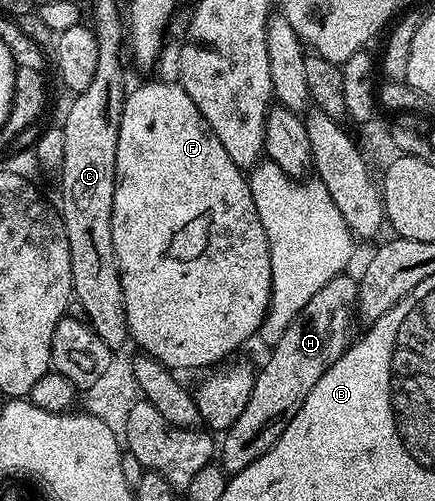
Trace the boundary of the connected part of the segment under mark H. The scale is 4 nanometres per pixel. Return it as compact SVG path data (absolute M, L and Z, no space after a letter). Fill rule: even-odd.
M351 273L339 274L326 288L320 288L302 308L302 312L292 321L290 328L271 347L272 355L264 362L264 367L256 370L254 388L250 400L242 411L242 416L234 420L230 429L223 431L218 442L218 462L229 475L246 469L254 460L272 449L272 445L286 432L290 420L298 416L298 408L306 404L306 396L314 392L314 384L344 355L352 345L352 325L358 319L356 301L360 288Z

